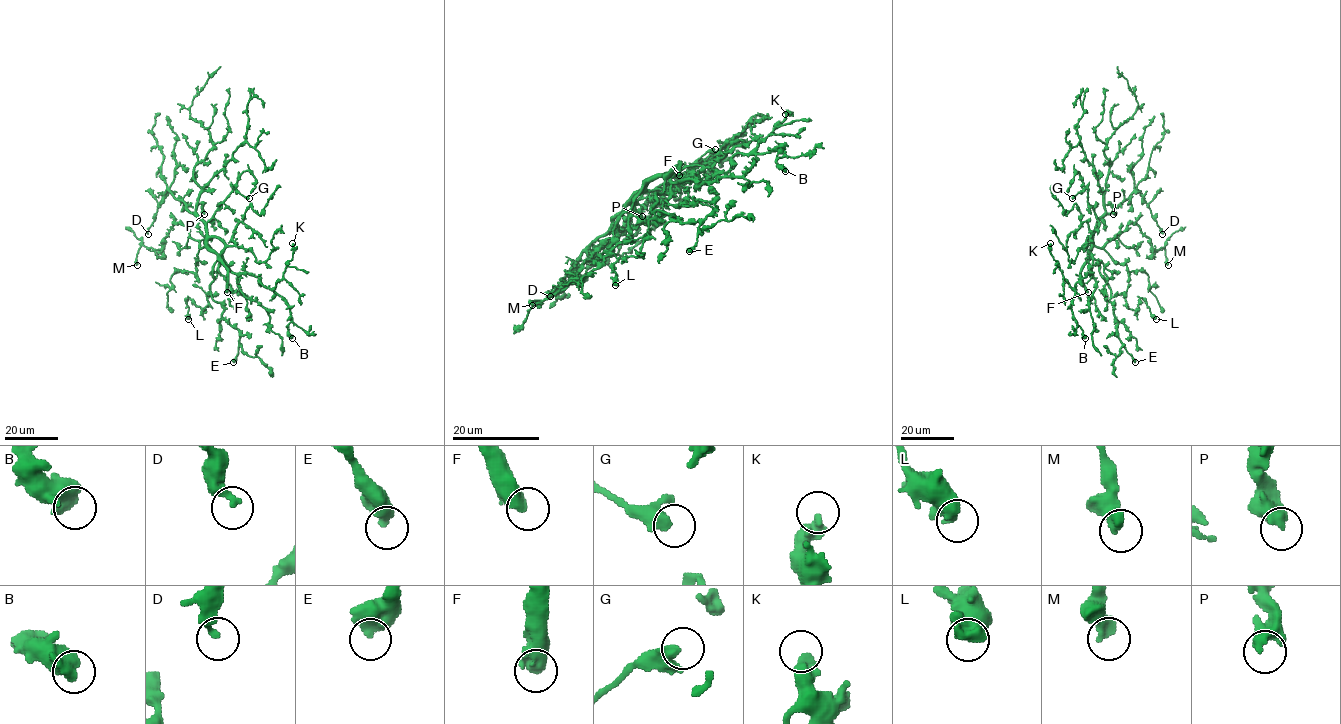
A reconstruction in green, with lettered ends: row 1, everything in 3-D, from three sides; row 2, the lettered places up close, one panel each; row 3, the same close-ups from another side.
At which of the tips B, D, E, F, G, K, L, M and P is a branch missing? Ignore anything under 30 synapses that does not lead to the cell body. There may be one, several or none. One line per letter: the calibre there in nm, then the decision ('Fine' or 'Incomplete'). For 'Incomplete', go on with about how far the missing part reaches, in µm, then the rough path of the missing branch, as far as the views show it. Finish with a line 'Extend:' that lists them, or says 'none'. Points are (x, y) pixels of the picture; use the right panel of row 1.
B: Thickness 650 nm. Fine
D: Thickness 280 nm. Fine
E: Thickness 600 nm. Fine
F: Thickness 500 nm. Incomplete. Missing length about 100 µm. Course of what is missing: (1088, 292), (1095, 301), (1093, 275), (1084, 258), (1065, 240), (1020, 247), (987, 238), (975, 242), (967, 241)
G: Thickness 360 nm. Fine
K: Thickness 440 nm. Fine
L: Thickness 700 nm. Fine
M: Thickness 460 nm. Fine
P: Thickness 460 nm. Fine
Extend: F

